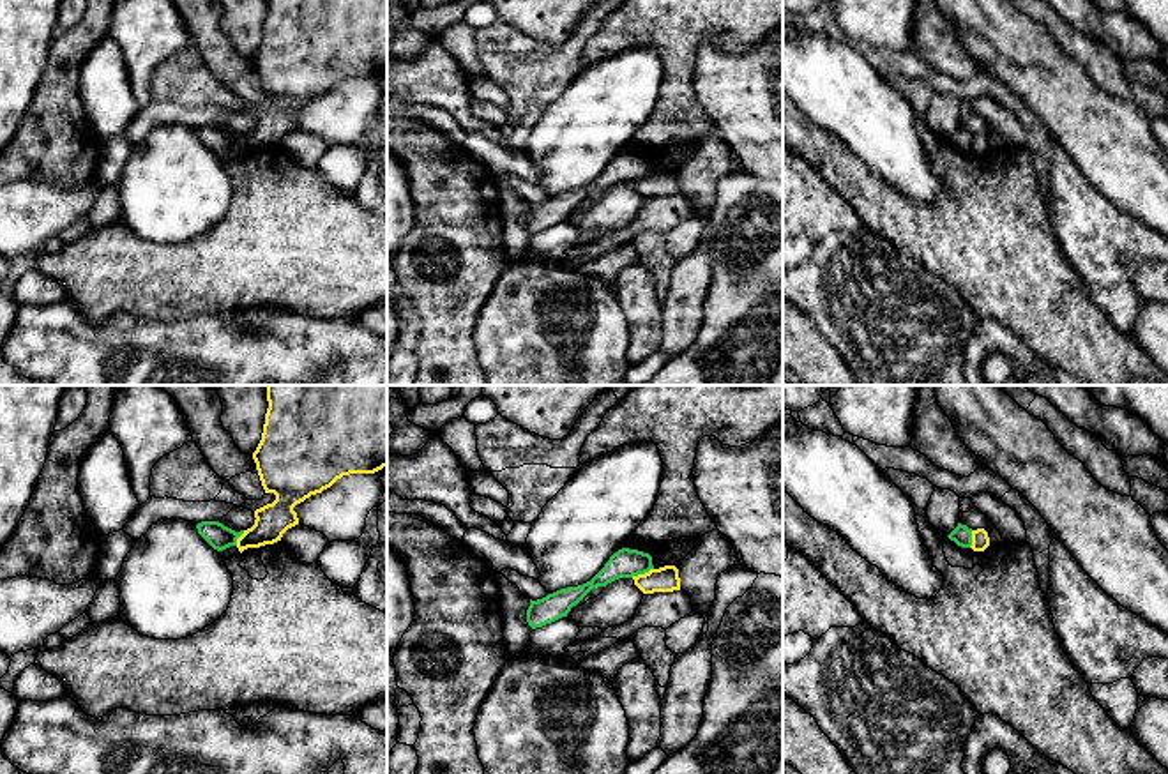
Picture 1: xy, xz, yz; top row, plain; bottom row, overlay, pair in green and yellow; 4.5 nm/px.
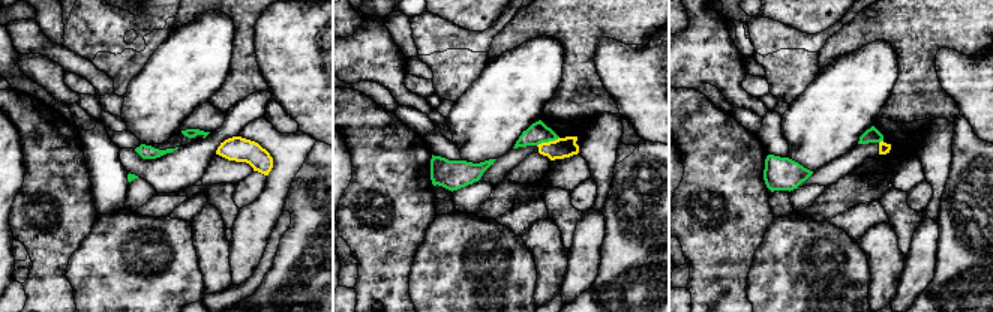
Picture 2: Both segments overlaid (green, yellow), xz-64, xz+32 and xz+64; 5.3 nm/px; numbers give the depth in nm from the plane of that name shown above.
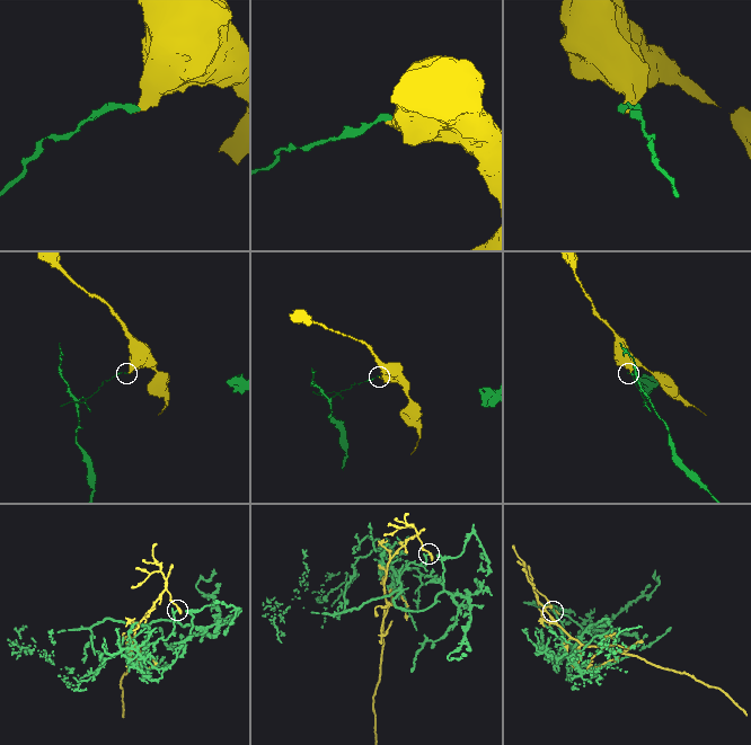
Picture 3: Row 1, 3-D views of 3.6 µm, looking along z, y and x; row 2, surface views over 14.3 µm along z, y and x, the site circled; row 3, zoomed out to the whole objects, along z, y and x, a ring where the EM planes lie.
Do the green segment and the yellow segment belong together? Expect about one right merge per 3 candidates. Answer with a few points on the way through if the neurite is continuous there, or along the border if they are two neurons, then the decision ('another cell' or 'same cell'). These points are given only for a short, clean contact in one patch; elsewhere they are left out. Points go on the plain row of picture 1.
border along xz (652, 172), (631, 181); another cell

